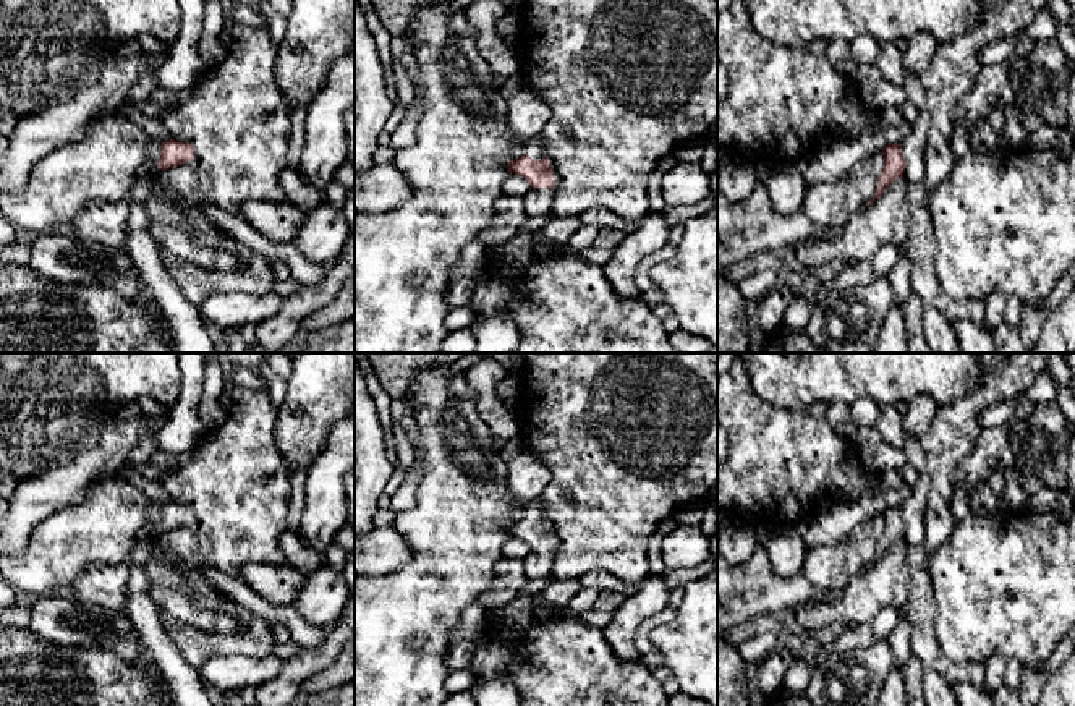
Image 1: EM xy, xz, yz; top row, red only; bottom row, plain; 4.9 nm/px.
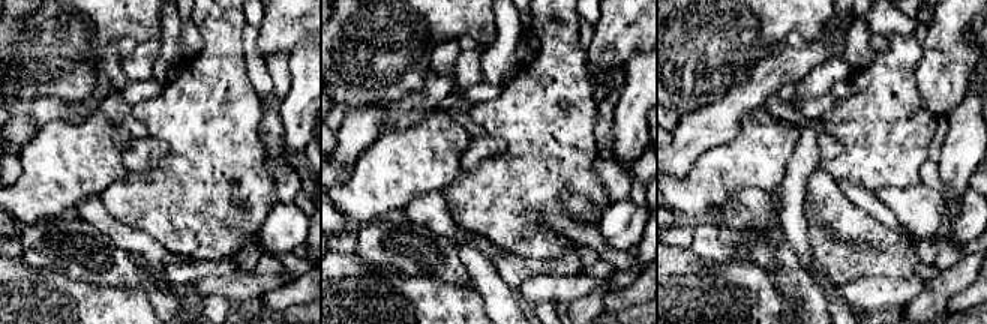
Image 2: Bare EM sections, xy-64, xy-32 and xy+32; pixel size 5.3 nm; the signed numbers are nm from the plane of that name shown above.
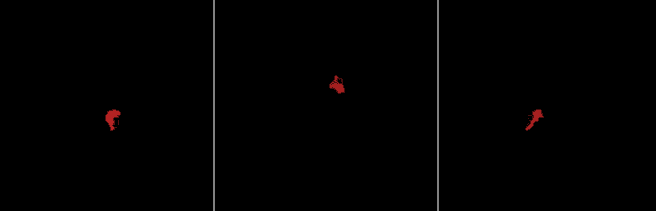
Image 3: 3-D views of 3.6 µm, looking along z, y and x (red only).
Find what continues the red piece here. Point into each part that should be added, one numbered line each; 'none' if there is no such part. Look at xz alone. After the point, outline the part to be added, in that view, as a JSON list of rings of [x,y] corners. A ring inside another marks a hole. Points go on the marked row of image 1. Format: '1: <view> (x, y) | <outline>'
1: xz (533, 149) | [[[534,138],[534,139],[529,139],[526,142],[526,147],[525,147],[525,154],[534,160],[541,160],[546,157],[544,151],[542,151],[542,141],[541,138]]]
2: xz (538, 203) | [[[531,188],[525,196],[525,207],[529,217],[550,215],[554,206],[554,189],[534,189]]]

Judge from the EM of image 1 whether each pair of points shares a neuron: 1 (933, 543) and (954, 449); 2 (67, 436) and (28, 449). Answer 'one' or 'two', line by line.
1: one
2: one

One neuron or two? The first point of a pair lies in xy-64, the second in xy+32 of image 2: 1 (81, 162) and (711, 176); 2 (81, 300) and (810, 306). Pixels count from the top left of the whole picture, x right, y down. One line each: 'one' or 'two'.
1: one
2: two

